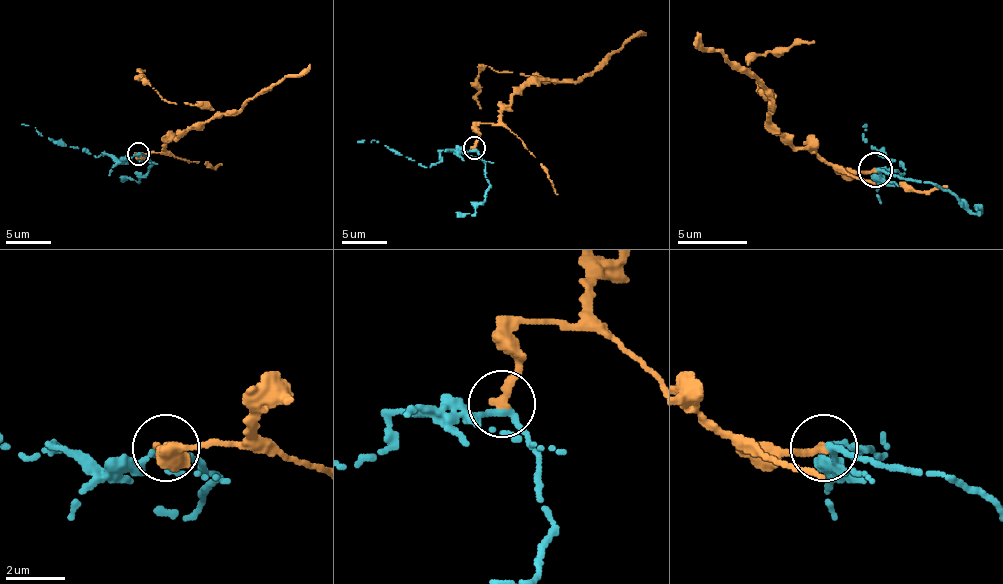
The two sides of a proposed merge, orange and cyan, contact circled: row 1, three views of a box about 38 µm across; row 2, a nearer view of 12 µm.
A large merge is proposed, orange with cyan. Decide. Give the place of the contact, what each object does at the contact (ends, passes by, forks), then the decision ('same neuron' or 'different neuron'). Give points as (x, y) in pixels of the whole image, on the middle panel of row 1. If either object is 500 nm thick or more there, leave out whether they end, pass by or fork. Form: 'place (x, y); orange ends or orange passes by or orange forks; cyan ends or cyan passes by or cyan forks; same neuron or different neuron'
place (474, 148); orange ends; cyan passes by; different neuron

